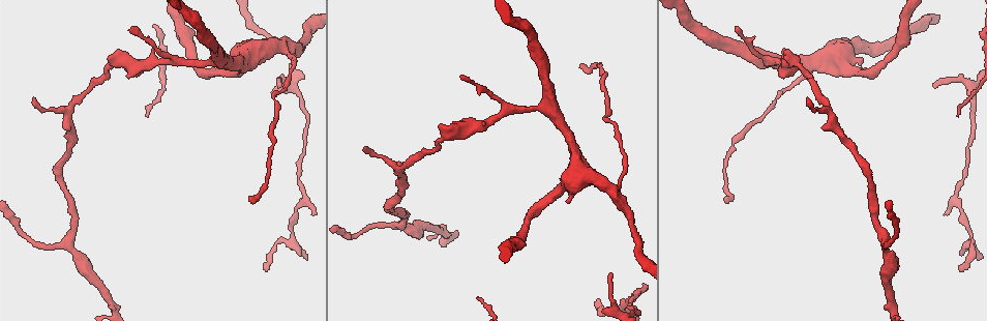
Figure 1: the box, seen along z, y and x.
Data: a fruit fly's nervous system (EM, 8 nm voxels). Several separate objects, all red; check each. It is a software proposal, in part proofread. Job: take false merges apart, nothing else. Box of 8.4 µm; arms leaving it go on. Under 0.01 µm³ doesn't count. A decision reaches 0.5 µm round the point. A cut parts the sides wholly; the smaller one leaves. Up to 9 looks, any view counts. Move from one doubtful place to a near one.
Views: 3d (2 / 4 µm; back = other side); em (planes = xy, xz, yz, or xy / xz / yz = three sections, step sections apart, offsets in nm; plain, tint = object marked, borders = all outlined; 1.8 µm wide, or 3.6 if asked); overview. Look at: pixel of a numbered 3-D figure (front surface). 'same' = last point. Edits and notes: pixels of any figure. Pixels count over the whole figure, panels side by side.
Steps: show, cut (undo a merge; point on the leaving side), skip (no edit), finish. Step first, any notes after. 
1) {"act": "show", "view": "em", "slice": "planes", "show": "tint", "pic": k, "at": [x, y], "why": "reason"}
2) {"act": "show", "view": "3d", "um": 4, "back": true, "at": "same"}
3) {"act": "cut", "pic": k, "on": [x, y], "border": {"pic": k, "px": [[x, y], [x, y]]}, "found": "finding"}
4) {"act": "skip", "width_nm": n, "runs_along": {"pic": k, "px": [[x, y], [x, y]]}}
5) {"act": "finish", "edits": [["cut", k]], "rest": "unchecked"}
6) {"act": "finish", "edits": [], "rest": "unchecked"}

{"act": "show", "view": "em", "slice": "xy", "step": 4, "show": "tint", "pic": 1, "at": [800, 66], "why": "sudden change in width"}

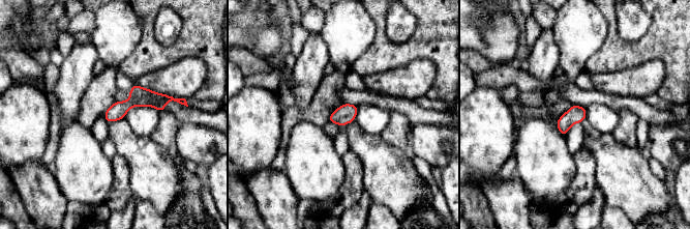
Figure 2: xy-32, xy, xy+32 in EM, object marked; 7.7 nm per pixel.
{"act": "show", "view": "em", "slice": "planes", "show": "tint", "at": "same", "why": "another direction"}

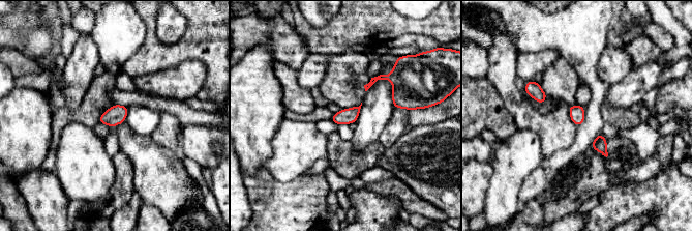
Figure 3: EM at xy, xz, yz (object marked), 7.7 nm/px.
{"act": "skip", "found": "continuous, no second neuron"}

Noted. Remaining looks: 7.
{"act": "show", "view": "em", "slice": "xz", "step": 4, "show": "tint", "pic": 1, "at": [506, 112], "why": "branch point"}

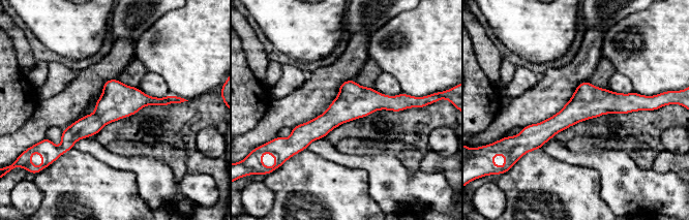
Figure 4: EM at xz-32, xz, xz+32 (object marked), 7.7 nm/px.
{"act": "show", "view": "em", "slice": "planes", "show": "tint", "at": "same"}

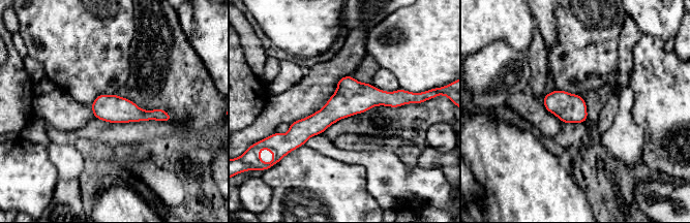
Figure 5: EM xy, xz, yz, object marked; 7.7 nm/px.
{"act": "skip", "runs_along": {"pic": 5, "px": [[406, 96], [350, 98], [290, 135]]}, "found": "continuous, no second neuron"}

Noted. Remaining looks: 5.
{"act": "show", "view": "em", "um": 3.6, "slice": "planes", "show": "tint", "pic": 1, "at": [247, 60], "why": "sudden change in width"}

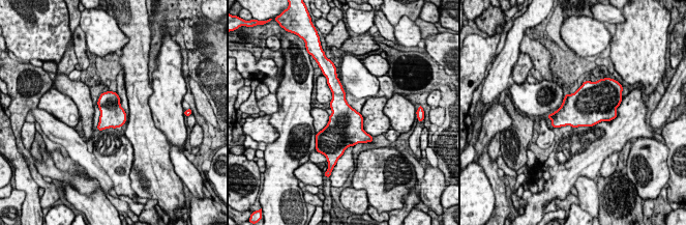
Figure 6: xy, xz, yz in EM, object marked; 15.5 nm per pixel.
{"act": "skip", "found": "continuous, no second neuron"}

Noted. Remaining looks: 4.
{"act": "show", "view": "em", "slice": "planes", "show": "tint", "pic": 1, "at": [291, 240], "why": "a narrow waist"}

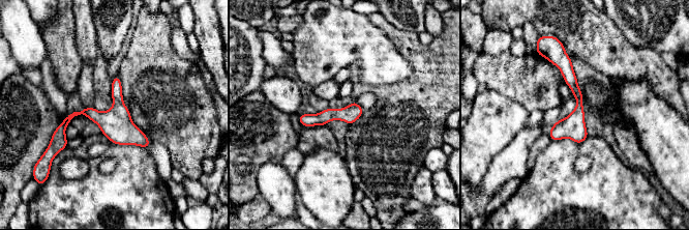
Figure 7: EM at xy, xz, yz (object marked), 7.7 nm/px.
{"act": "skip", "runs_along": {"pic": 7, "px": [[55, 136], [73, 114], [88, 112], [147, 143]]}, "found": "all the same neuron"}

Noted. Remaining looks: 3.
{"act": "finish", "edits": [], "rest": "unchecked"}

